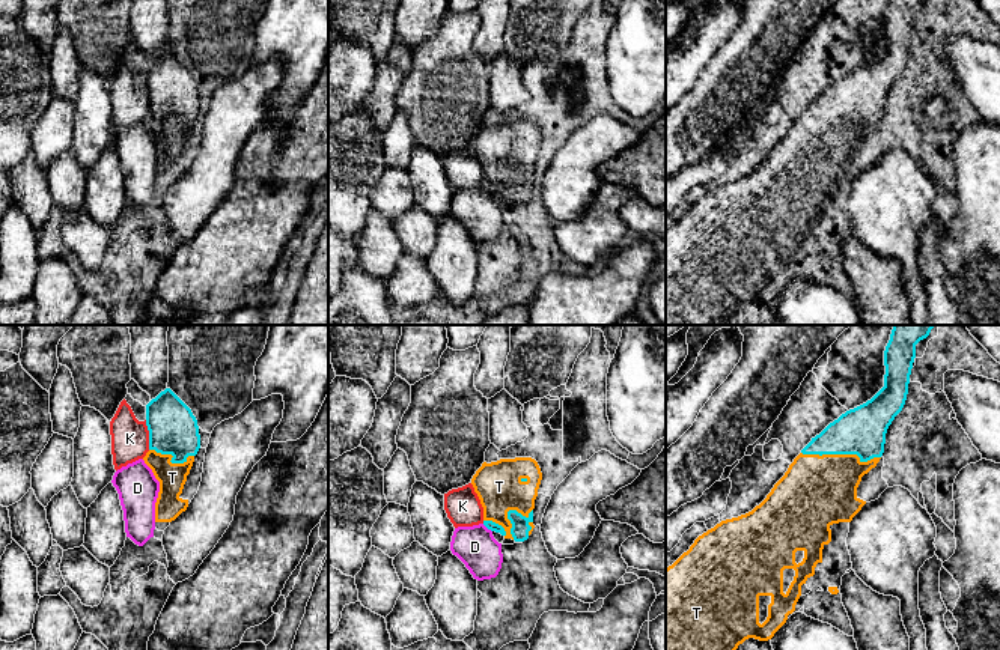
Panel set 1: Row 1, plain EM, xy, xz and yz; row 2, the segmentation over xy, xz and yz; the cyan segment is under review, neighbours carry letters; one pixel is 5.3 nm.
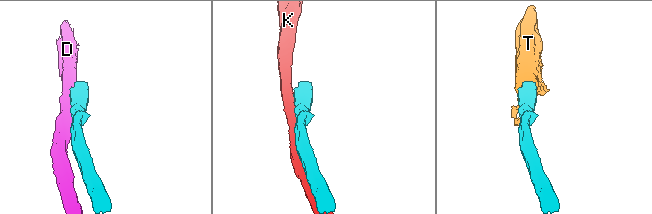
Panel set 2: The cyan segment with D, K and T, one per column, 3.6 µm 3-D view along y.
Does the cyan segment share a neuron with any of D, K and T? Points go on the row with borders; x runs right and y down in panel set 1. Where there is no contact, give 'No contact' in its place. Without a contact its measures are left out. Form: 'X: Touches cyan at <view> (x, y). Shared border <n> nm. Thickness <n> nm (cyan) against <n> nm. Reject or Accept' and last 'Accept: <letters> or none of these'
D: Touches cyan at xz (487, 527). Shared border 70 nm. Thickness 50 nm (cyan) against 220 nm. Reject
K: Touches cyan at xy (149, 435). Shared border 160 nm. Thickness 260 nm (cyan) against 200 nm. Reject
T: Touches cyan at yz (841, 453). Shared border 420 nm. Thickness 260 nm (cyan) against 380 nm. Accept
Accept: T

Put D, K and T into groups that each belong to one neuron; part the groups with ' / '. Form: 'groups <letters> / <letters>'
groups D / K / T

